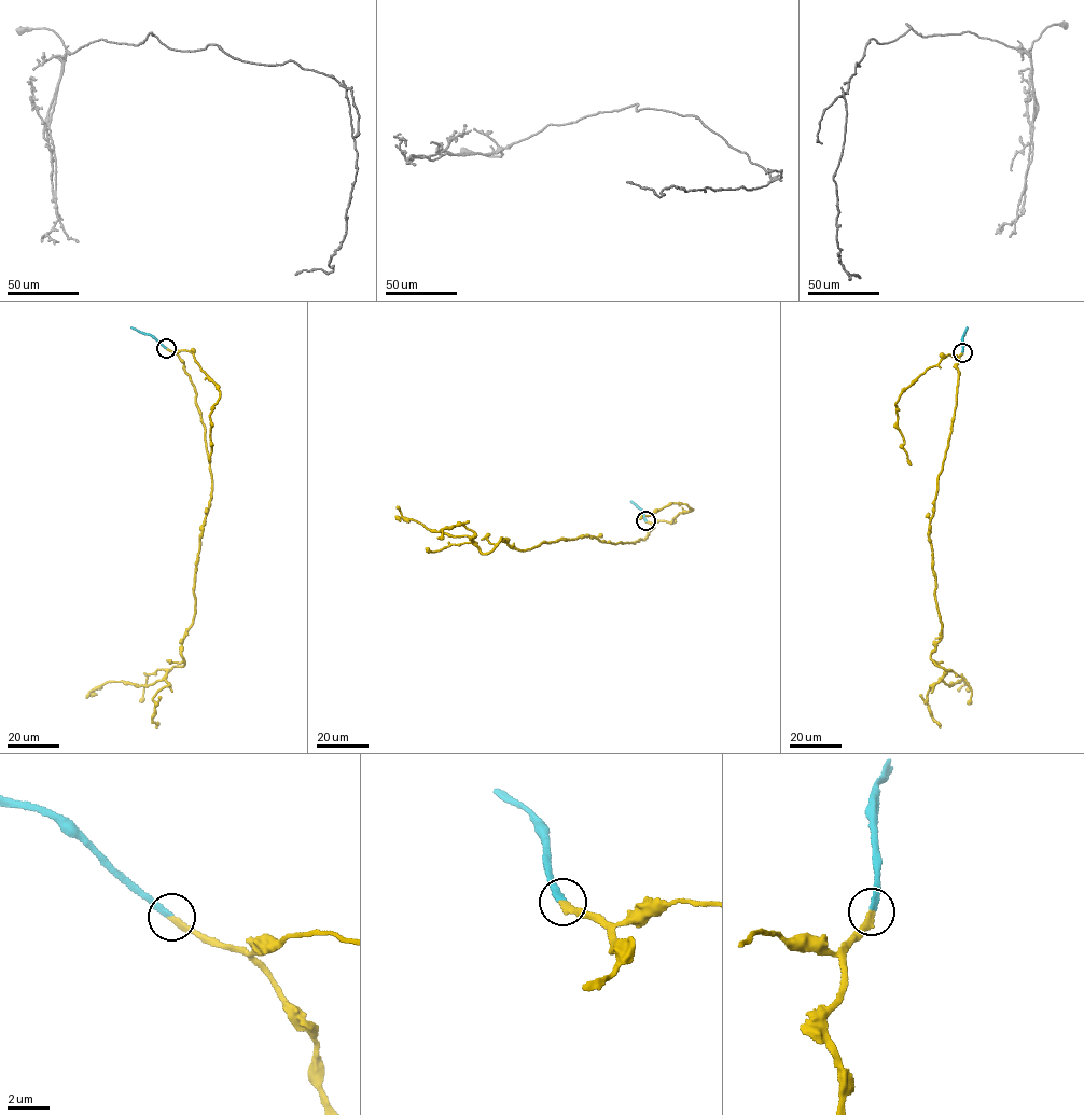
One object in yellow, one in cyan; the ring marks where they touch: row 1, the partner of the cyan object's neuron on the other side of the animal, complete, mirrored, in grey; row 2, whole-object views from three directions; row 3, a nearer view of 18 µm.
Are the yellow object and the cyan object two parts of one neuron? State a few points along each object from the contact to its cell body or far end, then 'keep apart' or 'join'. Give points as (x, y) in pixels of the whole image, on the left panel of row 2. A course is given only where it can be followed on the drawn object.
yellow runs (166, 348), (194, 387), (211, 481), (194, 615), (180, 650), (185, 660), (151, 684), (108, 681), (86, 697); cyan runs (166, 347), (130, 326); join

